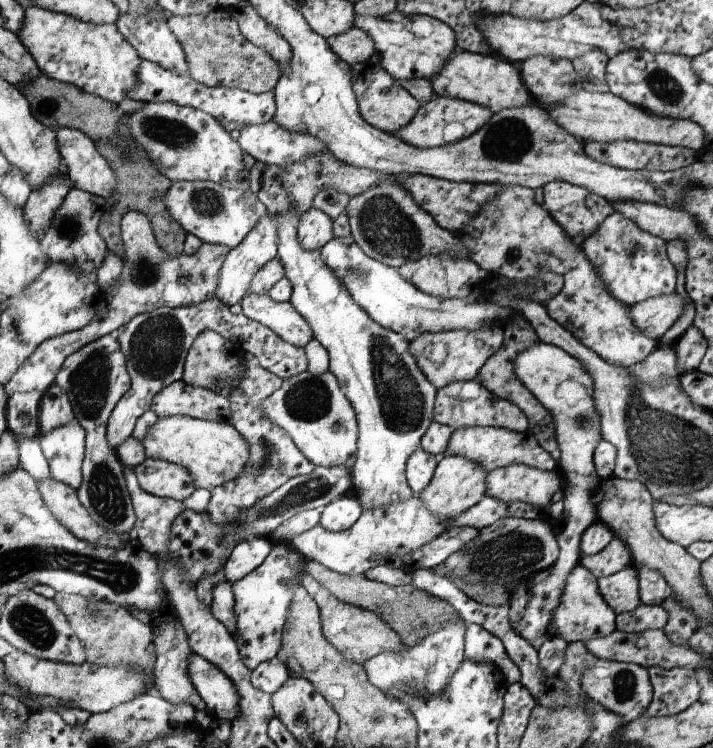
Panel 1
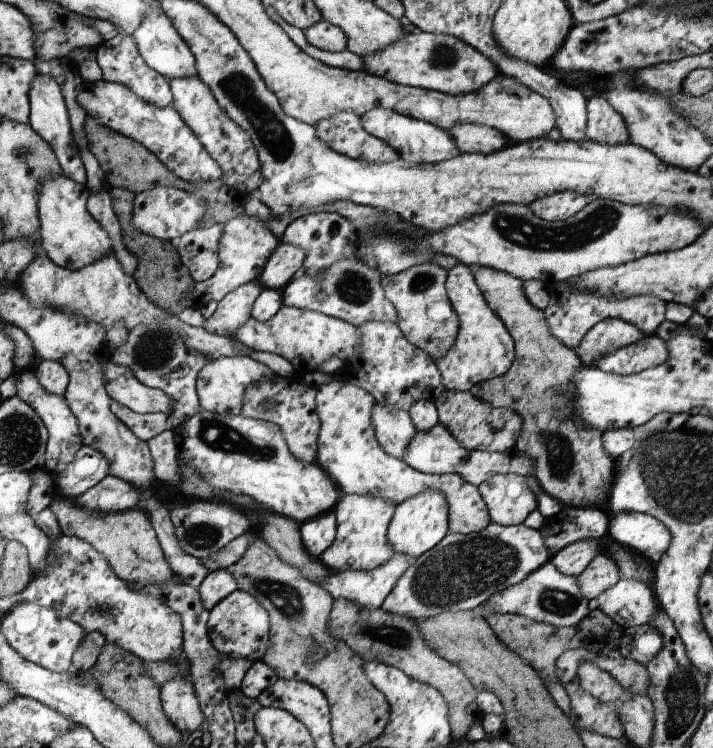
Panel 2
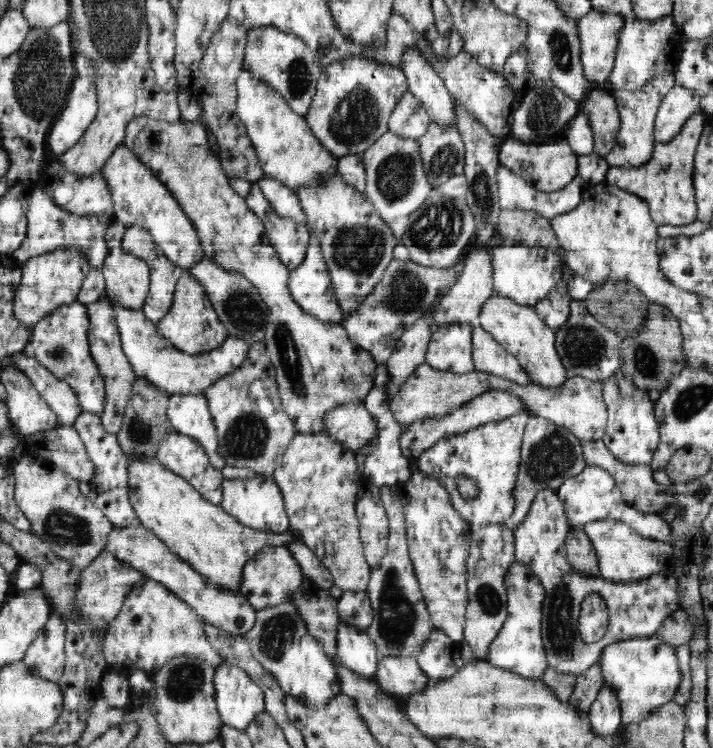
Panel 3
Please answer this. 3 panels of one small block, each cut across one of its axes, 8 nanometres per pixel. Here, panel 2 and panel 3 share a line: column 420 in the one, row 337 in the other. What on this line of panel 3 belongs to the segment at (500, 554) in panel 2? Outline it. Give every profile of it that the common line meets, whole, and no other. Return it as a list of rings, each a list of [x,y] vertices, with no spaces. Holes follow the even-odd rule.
[[[571,300],[570,314],[554,334],[556,353],[568,375],[582,375],[602,383],[620,369],[622,339],[589,313],[585,301]]]

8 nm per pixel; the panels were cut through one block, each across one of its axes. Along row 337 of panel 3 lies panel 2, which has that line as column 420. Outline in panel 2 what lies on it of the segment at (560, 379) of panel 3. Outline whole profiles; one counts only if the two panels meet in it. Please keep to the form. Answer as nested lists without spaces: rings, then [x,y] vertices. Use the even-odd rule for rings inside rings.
[[[426,489],[396,506],[388,528],[387,541],[394,552],[411,557],[422,556],[449,533],[448,524],[448,504],[444,494],[438,489]]]

